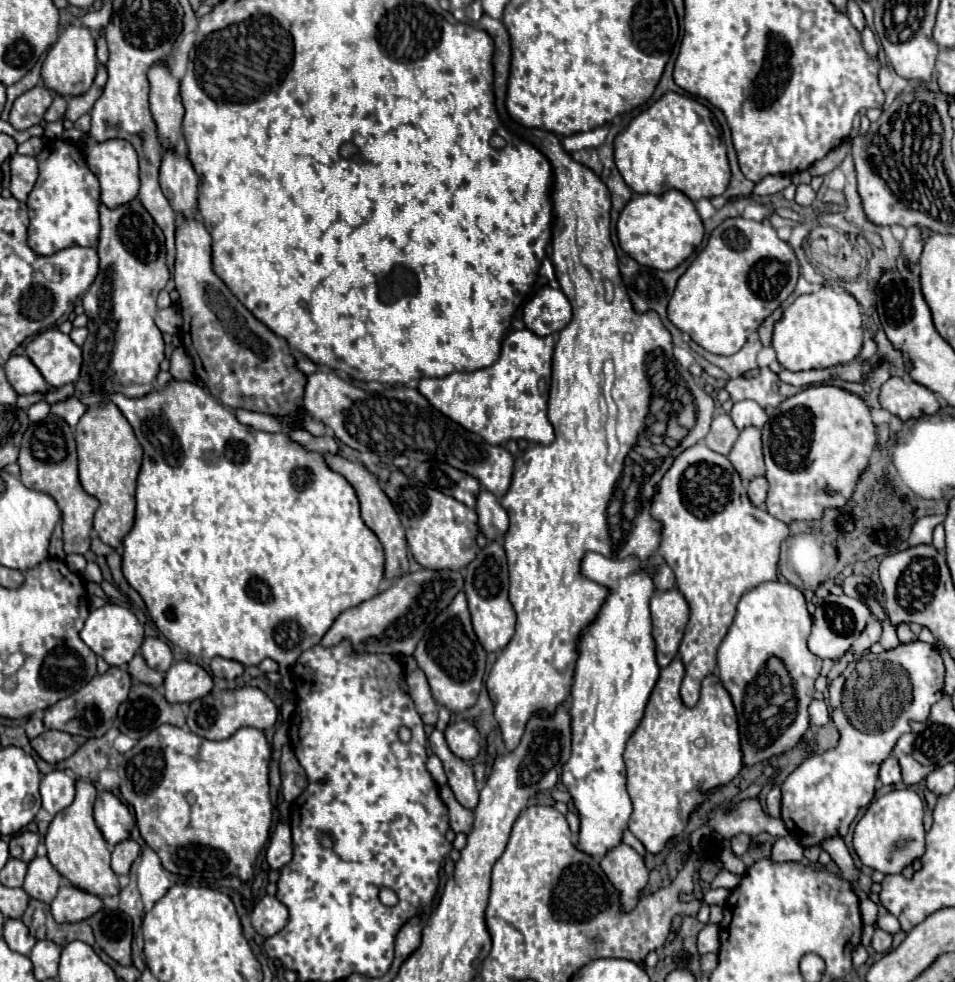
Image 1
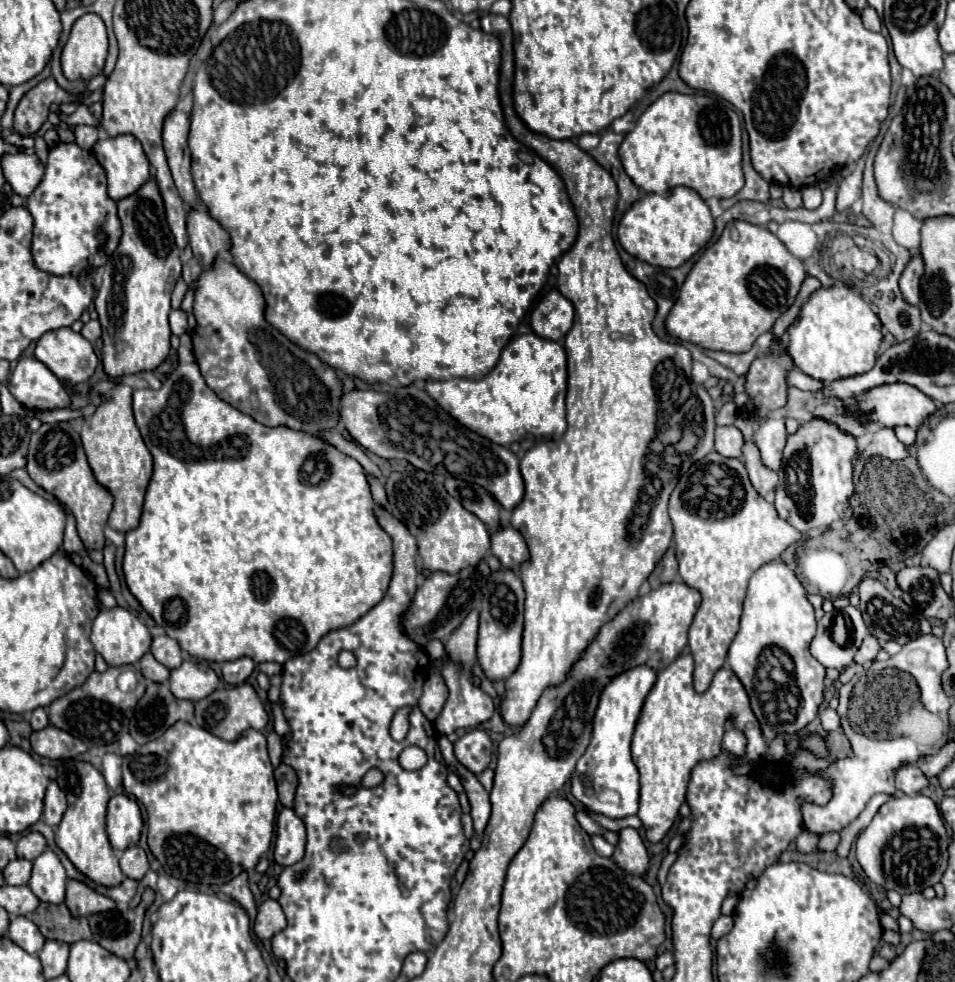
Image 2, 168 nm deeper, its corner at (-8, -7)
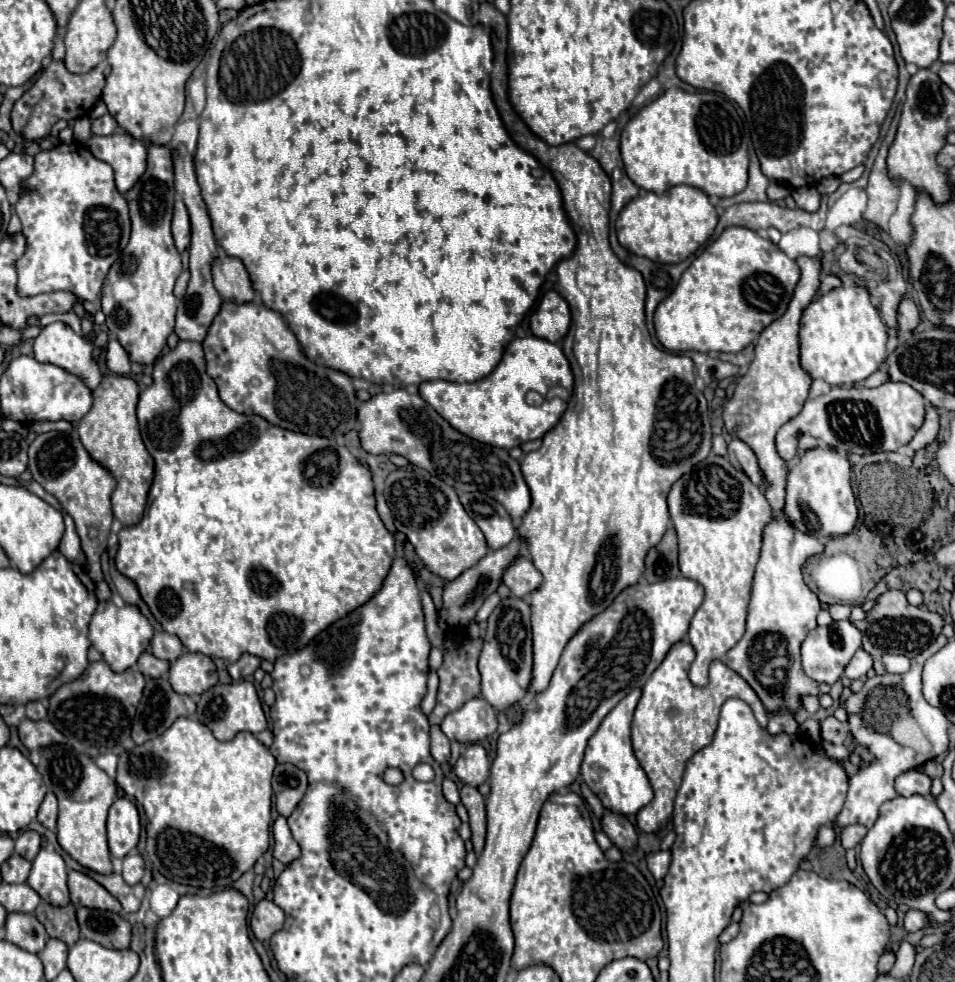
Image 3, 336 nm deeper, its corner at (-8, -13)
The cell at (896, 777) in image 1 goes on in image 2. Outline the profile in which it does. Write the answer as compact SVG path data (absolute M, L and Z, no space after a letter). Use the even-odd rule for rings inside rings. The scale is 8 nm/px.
M904 765L896 771L896 789L906 795L914 795L922 791L926 785L928 779L922 775L922 771L916 765Z

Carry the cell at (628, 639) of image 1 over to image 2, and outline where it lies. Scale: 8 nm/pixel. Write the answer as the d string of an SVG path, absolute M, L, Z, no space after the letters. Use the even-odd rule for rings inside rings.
M648 665L628 669L602 689L598 709L594 715L592 739L586 753L576 763L572 775L572 795L588 809L602 813L610 819L624 819L638 813L638 769L630 757L630 741L634 735L636 721L644 707L644 699L658 679L658 673Z

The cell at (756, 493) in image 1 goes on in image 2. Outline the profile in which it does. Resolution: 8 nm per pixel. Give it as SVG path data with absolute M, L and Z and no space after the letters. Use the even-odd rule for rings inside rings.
M752 441L744 443L744 465L748 469L748 475L750 475L750 481L752 481L754 489L762 497L768 497L768 493L772 489L776 489L776 485L778 485L778 475L762 465L760 453L758 453L758 449Z

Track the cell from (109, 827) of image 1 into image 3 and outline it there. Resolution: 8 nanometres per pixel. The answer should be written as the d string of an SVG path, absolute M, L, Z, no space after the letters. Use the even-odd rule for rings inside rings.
M126 797L116 799L108 811L106 829L110 855L112 857L128 855L138 845L140 837L140 817L136 805Z

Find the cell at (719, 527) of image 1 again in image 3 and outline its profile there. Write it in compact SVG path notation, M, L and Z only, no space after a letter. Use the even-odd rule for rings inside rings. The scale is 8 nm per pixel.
M714 453L672 485L668 509L678 533L680 571L706 589L706 597L696 609L688 631L688 639L696 649L696 659L690 665L690 681L702 687L708 683L710 663L724 657L744 635L762 529L772 519L772 509L760 487L744 471L734 469L728 459Z

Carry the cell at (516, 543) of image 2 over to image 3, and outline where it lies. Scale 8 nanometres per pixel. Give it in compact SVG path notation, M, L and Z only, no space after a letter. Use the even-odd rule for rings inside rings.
M518 557L510 565L510 569L504 573L504 585L512 591L512 595L516 595L520 599L530 597L530 593L536 591L536 587L540 587L540 583L542 583L540 571L526 557Z

